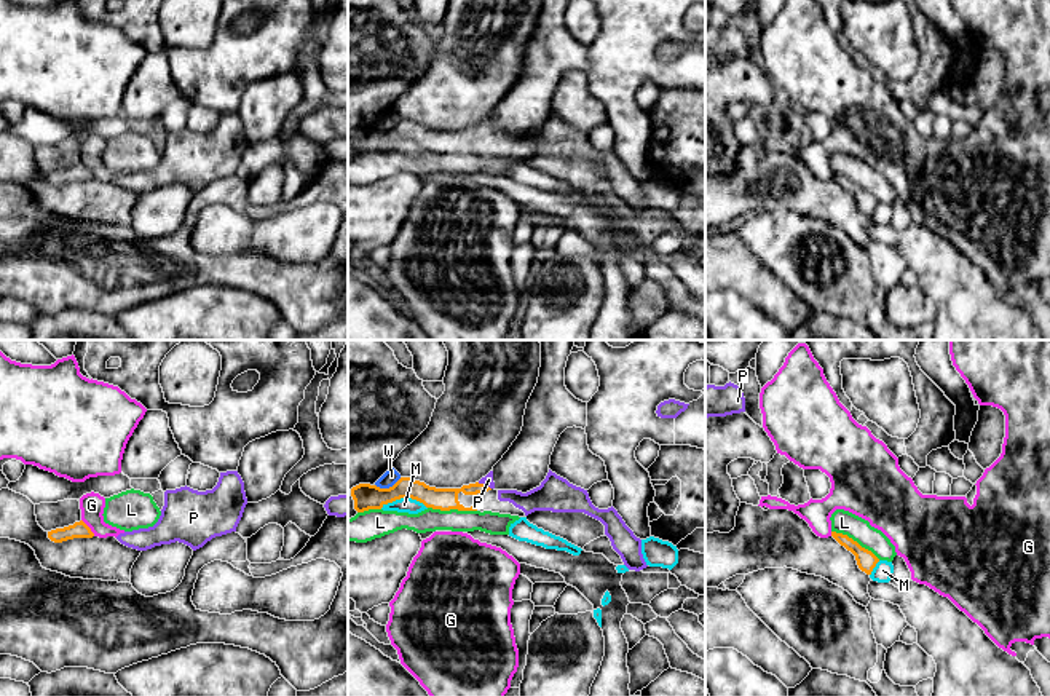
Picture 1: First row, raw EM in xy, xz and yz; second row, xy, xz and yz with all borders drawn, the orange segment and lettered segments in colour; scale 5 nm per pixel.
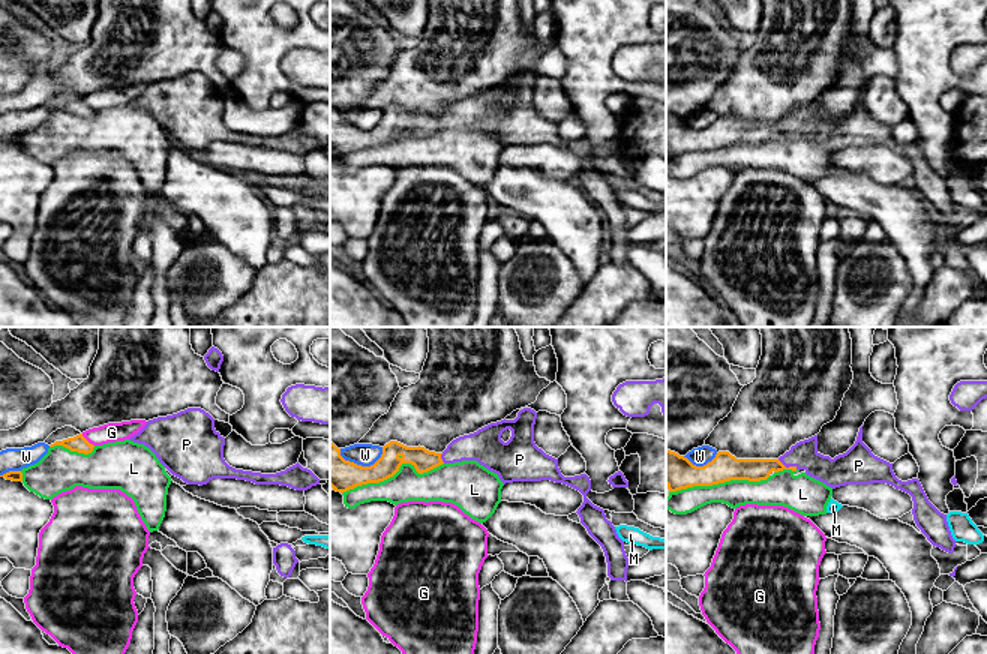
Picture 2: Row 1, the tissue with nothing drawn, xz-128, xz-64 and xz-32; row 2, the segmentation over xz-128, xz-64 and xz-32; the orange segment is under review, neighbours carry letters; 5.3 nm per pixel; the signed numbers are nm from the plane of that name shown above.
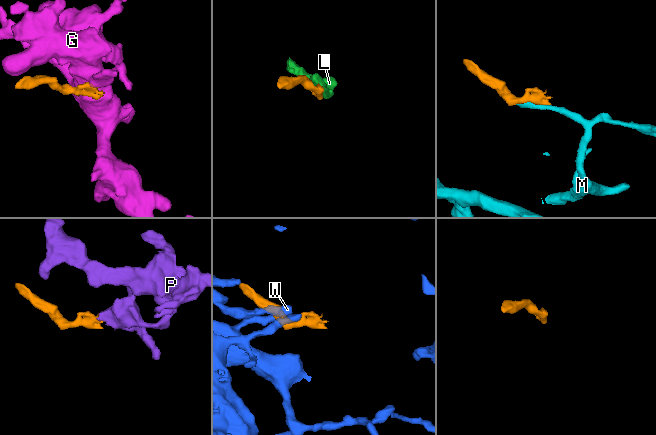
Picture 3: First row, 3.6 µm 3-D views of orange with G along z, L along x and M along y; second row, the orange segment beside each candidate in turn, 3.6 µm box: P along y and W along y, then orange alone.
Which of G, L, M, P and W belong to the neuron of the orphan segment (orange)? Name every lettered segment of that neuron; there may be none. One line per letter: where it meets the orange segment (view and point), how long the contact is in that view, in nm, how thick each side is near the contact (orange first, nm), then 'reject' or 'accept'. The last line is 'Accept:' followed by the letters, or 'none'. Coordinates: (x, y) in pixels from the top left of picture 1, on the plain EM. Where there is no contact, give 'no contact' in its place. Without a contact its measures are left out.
G: xy (88, 170) | 110 nm | 80/120 nm | reject
L: xz (452, 150) | 240 nm | 110/120 nm | reject
M: xz (404, 139) | 240 nm | 130/80 nm | reject
P: xz (484, 126) | 80 nm | 110/50 nm | accept
W: xz (390, 130) | 140 nm | 130/80 nm | reject
Accept: P

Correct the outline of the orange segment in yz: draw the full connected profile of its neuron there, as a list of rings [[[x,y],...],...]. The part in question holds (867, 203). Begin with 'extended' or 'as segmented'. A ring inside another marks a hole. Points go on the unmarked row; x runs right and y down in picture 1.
as segmented; [[[831,174],[831,179],[855,198],[857,208],[862,214],[871,217],[873,211],[879,204],[879,201],[871,193],[862,190],[857,184],[854,184],[847,177]]]

